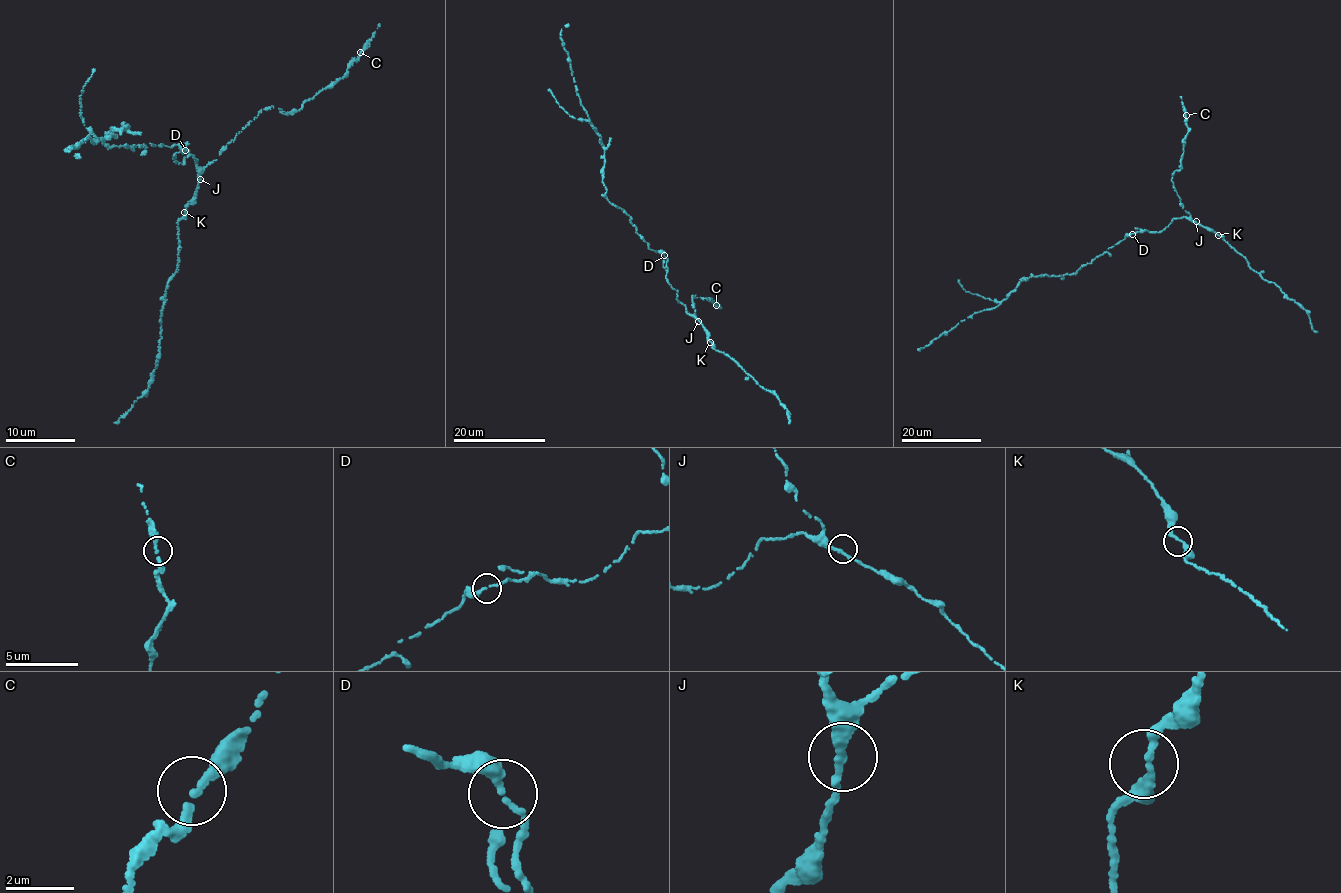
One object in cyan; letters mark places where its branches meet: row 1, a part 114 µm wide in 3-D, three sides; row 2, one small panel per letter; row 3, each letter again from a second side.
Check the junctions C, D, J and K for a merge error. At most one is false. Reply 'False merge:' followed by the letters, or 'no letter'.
False merge: no letter

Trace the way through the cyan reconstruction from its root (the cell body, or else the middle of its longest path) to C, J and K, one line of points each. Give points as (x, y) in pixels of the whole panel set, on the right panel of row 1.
C: (1124, 239), (1138, 232), (1158, 232), (1175, 218), (1190, 216), (1171, 180), (1182, 168), (1186, 115)
J: (1124, 239), (1138, 232), (1158, 232), (1175, 218), (1184, 216), (1196, 221)
K: (1124, 239), (1138, 232), (1158, 232), (1174, 219), (1184, 216), (1218, 235)

